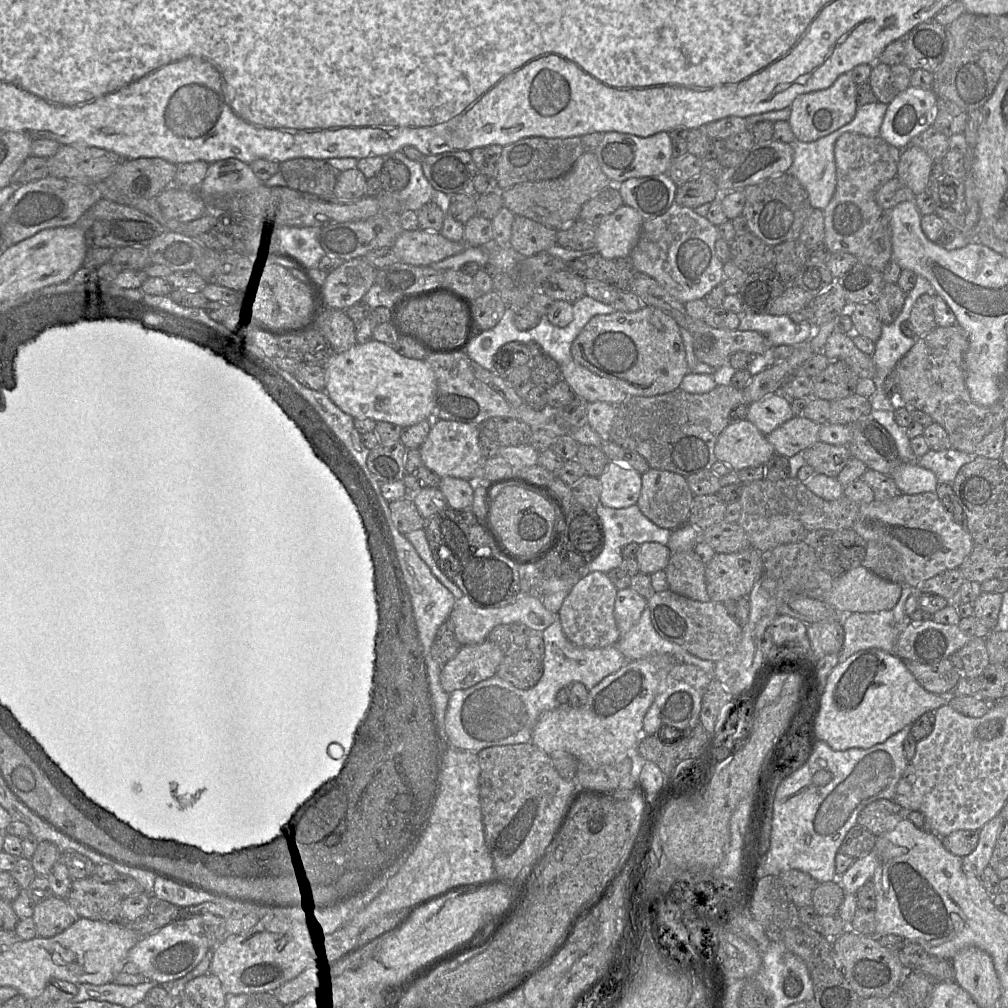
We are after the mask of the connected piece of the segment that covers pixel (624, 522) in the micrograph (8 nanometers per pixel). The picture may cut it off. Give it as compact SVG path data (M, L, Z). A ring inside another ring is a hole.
M635 504L627 508L608 508L598 505L595 512L601 520L604 531L604 546L600 554L587 565L587 572L608 573L619 568L622 558L622 549L629 543L642 544L645 542L658 542L667 545L672 531L660 528L646 518Z

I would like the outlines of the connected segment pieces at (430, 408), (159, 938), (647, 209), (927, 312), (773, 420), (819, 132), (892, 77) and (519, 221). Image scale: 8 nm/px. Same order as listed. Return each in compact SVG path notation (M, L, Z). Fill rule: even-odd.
M375 339L356 343L347 351L334 354L326 365L325 391L337 406L354 419L372 419L408 427L434 418L436 379L427 361L405 357L393 345Z
M178 918L160 930L141 937L127 955L147 980L163 985L190 972L209 951L209 940L199 919Z
M668 173L630 178L618 185L624 204L634 208L644 220L664 214L675 202L676 183Z
M923 294L913 305L908 321L902 323L901 330L906 336L923 337L933 331L938 325L934 316L934 295Z
M775 393L750 403L747 420L767 436L793 416L791 400L783 393Z
M841 74L828 88L798 95L790 105L789 124L802 142L813 142L840 129L853 120L857 111L856 87L849 74Z
M875 62L868 83L878 101L888 105L910 86L911 74L912 70L903 63L888 65Z
M516 216L510 239L511 247L523 256L532 256L557 245L557 230L524 216Z

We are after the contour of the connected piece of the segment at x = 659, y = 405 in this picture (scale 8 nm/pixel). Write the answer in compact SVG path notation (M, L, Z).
M717 385L702 394L688 393L679 387L661 395L629 397L617 406L609 440L641 455L650 468L688 477L711 470L717 461L715 445L721 432L730 423L731 410L745 403L742 390L731 385Z

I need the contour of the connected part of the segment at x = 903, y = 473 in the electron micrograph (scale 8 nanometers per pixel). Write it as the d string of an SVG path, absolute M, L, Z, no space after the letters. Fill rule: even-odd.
M902 463L890 476L904 495L935 492L939 484L932 471L915 463Z

